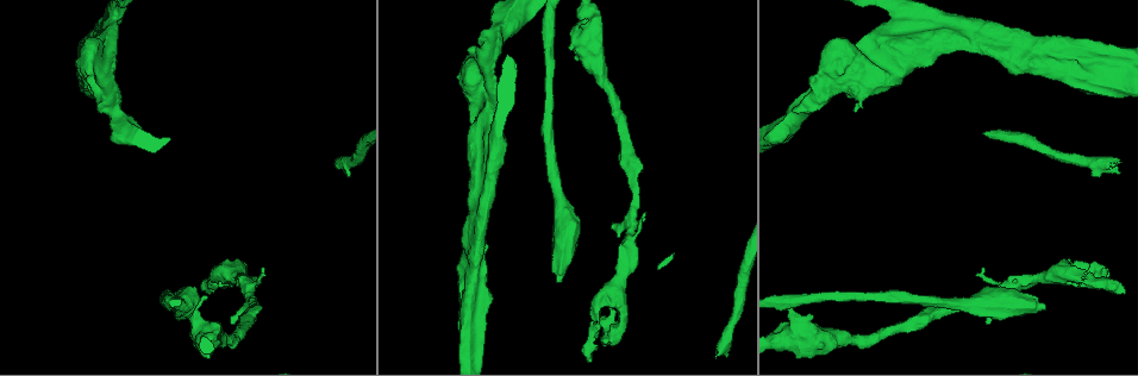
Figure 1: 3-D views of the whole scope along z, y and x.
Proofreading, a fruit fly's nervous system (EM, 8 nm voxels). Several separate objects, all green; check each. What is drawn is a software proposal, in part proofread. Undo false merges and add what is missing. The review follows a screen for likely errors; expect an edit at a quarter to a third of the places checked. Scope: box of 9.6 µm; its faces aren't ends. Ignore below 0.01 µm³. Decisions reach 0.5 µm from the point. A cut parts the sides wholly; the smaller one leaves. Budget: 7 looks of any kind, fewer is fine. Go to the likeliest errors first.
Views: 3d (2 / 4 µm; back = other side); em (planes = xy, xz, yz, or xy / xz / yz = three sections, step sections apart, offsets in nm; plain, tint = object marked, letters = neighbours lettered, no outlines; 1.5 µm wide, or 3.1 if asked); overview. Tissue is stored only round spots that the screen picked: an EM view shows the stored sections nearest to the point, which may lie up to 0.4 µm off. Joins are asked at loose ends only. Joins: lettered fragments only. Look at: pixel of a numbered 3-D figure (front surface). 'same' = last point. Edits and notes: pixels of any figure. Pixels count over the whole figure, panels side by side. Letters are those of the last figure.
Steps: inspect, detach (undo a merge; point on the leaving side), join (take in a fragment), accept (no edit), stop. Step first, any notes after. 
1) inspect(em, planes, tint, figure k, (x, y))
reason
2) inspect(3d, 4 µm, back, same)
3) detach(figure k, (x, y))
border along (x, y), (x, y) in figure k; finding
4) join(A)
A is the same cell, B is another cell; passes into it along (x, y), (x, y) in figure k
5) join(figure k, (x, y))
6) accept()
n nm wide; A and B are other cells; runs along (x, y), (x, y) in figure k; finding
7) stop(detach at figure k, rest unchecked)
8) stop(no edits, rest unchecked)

inspect(em, yz, step 8, letters, figure 1, (556, 282))
stops while still wide

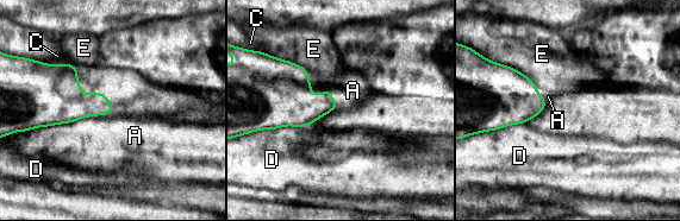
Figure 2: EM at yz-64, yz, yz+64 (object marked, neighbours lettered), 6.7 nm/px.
accept()
A, C, D and E are other cells; border along (113, 107), (110, 114), (32, 128) in figure 2; no lettered fragment goes on from it

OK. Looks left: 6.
inspect(em, planes, tint, figure 1, (561, 211))
calibre changes

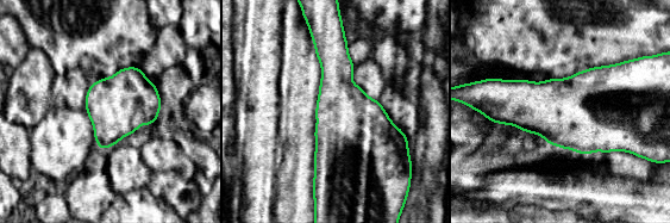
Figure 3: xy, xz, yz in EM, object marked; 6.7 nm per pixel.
inspect(em, planes, letters, same)

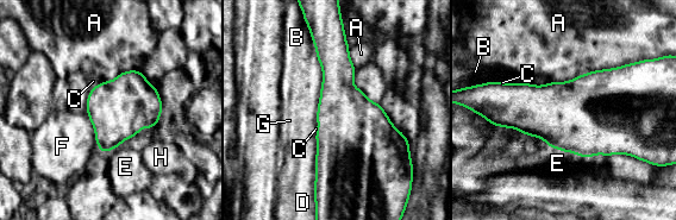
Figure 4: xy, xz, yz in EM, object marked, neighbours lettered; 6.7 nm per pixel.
accept()
400 nm wide; A, B, C, D, E, F, G and H are other cells; border along (86, 114), (100, 151) in figure 4; continuous, no second neuron

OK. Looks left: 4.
inspect(em, planes, letters, figure 1, (644, 217))
an open end

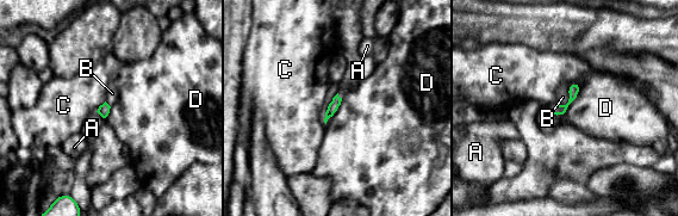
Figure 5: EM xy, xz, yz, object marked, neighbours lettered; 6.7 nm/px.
accept()
80 nm wide; D touches over 280 nm; A, B, C and D are other cells; none of them fits

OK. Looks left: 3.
stop(no edits, rest unchecked)

